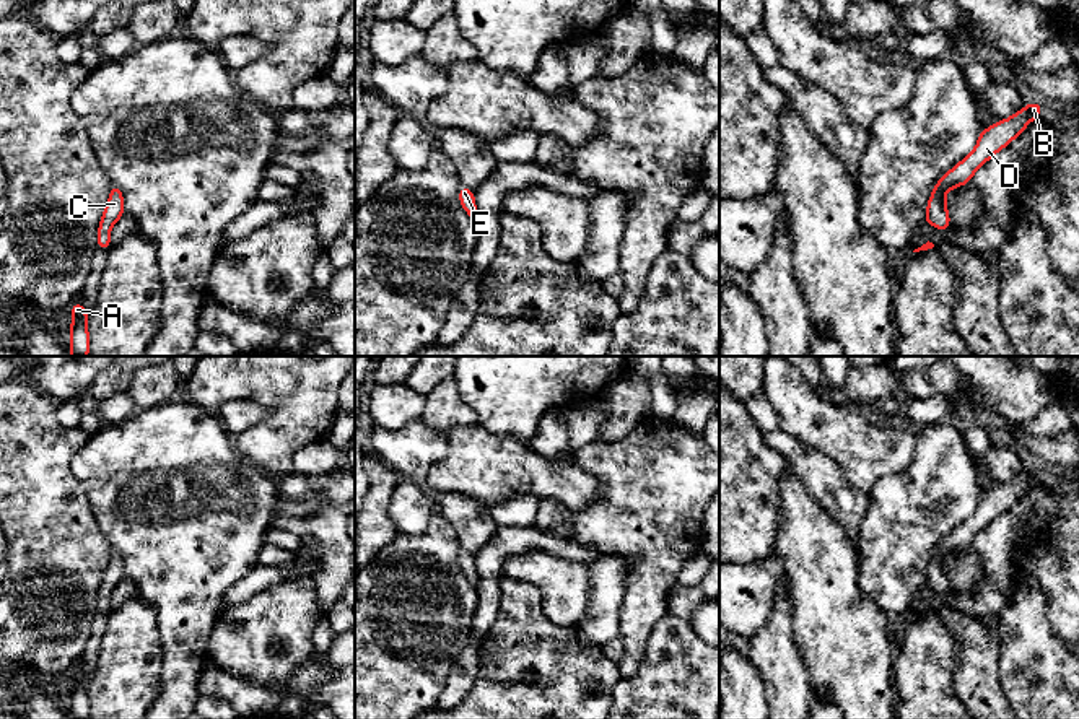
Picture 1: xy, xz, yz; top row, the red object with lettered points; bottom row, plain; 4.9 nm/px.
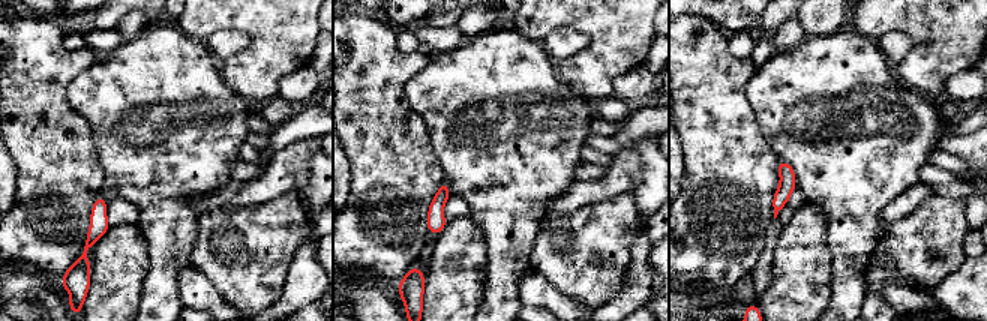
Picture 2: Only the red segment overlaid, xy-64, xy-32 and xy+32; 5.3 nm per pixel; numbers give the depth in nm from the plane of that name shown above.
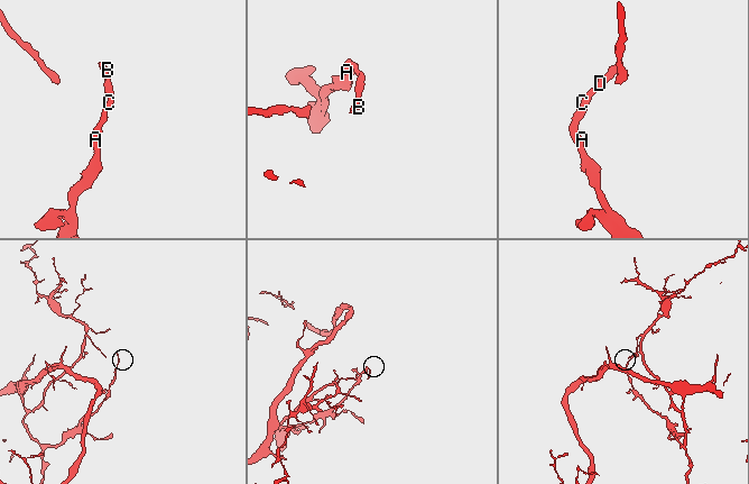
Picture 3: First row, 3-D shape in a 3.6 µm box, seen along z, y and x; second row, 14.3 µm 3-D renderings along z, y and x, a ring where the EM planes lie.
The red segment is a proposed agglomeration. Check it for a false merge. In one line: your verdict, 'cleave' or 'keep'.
keep

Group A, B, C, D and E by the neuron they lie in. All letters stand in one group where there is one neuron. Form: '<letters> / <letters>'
A B C D E

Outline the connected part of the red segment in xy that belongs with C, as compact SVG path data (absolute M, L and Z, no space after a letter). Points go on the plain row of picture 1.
M111 550L111 560L98 590L98 613L111 613L111 592L120 584L124 577L122 555L116 550Z

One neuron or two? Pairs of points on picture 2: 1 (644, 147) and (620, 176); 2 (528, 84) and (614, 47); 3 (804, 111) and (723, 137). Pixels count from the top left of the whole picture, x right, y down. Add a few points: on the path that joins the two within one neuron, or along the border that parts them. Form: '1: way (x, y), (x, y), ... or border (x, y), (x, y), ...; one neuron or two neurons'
1: border (624, 146), (633, 147), (642, 159), (639, 188); two neurons
2: border (555, 65), (557, 75), (582, 96); two neurons
3: border (746, 92), (761, 134), (776, 156); two neurons

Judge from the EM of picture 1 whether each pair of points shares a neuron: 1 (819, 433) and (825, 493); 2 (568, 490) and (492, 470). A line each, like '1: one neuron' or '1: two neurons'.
1: two neurons
2: one neuron

